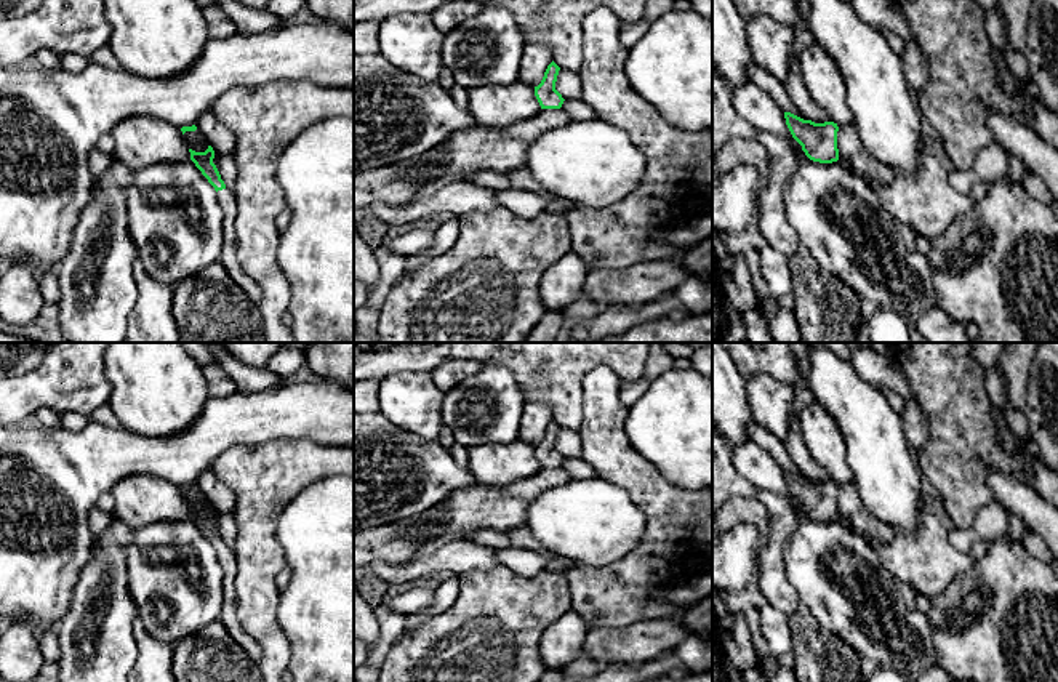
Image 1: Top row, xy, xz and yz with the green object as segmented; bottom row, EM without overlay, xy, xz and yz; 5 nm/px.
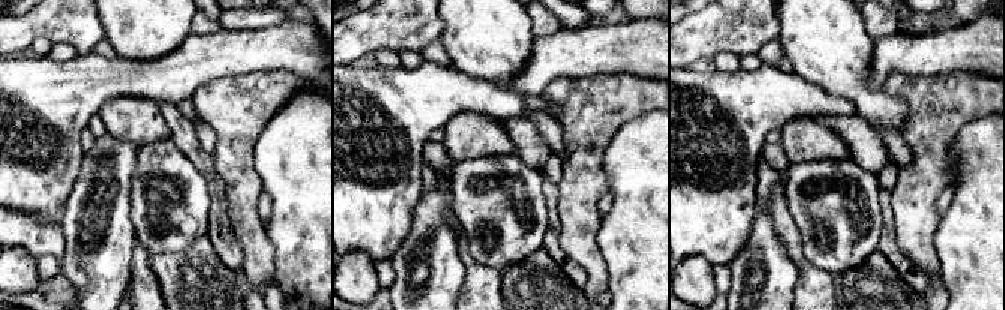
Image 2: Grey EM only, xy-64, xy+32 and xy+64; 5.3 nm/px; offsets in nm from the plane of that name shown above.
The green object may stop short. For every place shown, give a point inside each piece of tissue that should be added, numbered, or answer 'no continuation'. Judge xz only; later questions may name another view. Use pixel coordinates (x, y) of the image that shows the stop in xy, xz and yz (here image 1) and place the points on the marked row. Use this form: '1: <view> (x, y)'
no continuation

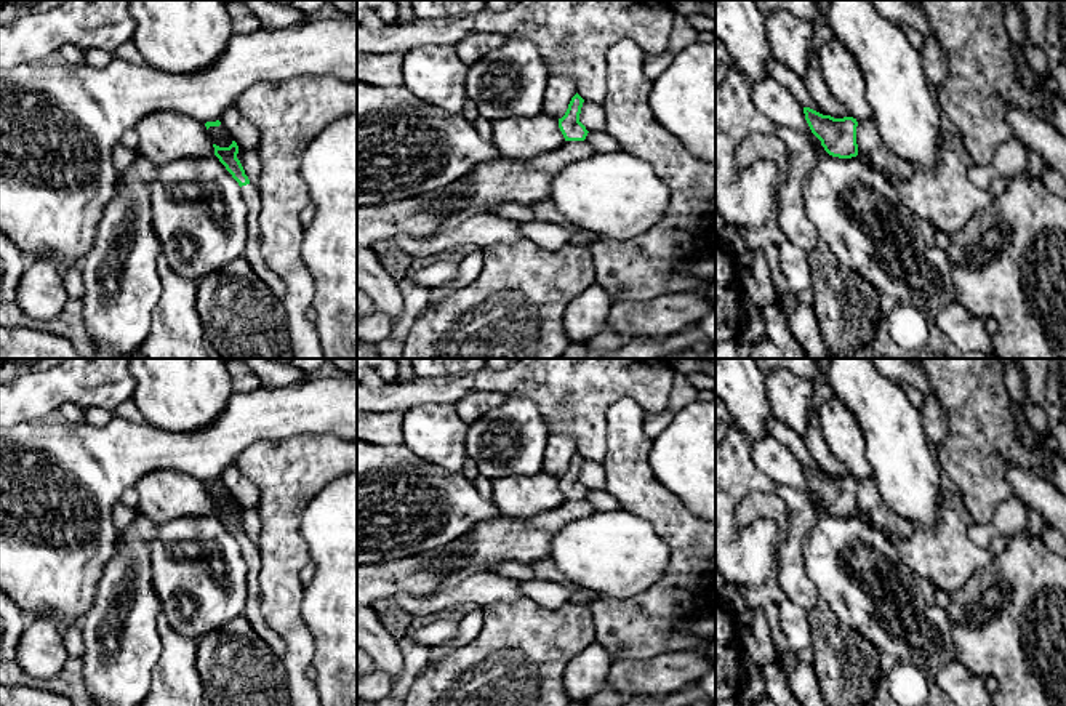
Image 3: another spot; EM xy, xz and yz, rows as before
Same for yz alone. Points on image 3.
no continuation

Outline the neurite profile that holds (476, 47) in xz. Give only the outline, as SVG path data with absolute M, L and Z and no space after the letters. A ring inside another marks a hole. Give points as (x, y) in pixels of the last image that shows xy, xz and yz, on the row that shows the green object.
M475 34L471 35L455 45L456 54L466 66L472 66L474 62L483 59L493 50L503 46L506 37L499 34Z

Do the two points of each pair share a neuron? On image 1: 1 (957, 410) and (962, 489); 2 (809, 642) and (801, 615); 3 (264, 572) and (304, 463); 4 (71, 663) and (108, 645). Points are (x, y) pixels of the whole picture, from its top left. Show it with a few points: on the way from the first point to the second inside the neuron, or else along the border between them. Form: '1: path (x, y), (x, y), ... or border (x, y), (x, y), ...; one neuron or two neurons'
1: path (957, 429), (957, 469); one neuron
2: path (809, 636), (801, 621); one neuron
3: path (263, 545), (263, 505), (277, 490); one neuron
4: path (80, 663), (90, 663), (98, 655); one neuron

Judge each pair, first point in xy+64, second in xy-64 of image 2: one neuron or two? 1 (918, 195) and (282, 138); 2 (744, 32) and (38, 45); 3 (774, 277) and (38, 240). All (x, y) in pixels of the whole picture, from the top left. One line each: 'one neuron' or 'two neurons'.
1: two neurons
2: two neurons
3: two neurons

